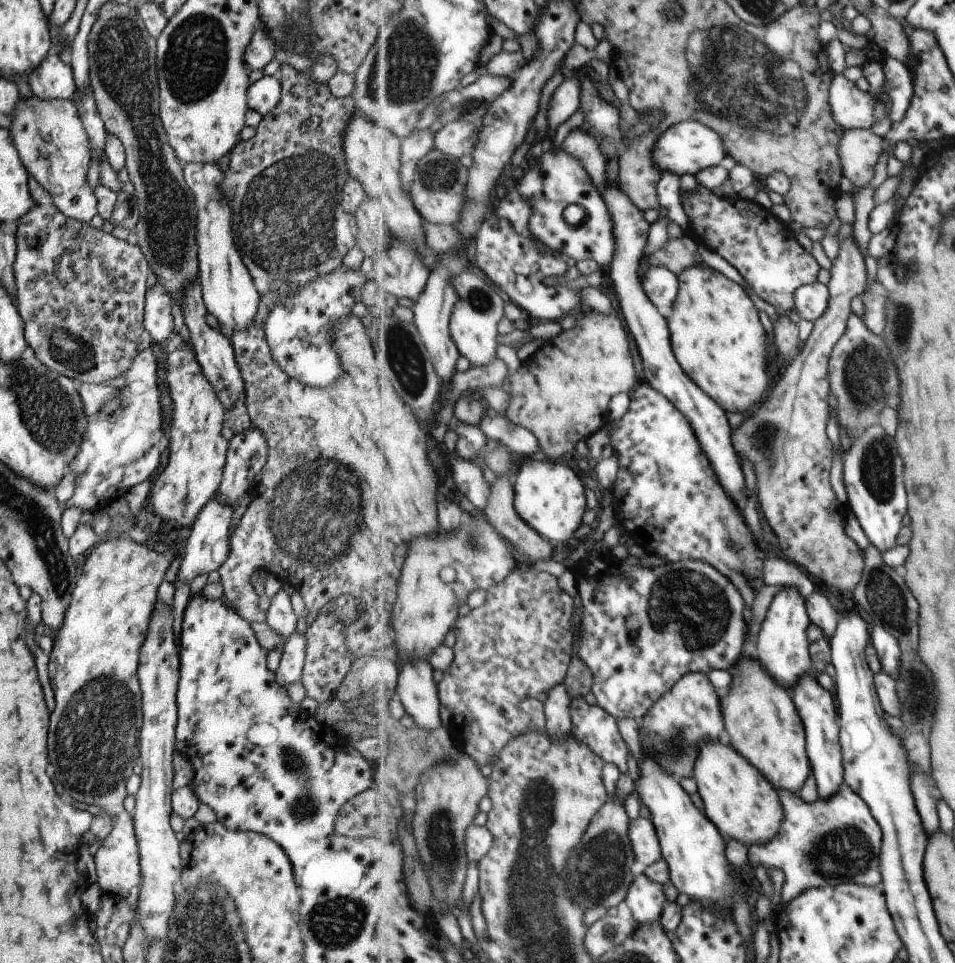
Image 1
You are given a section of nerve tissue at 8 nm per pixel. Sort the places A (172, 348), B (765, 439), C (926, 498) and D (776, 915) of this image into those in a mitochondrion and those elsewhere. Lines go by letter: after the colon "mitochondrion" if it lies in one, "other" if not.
A: other
B: mitochondrion
C: other
D: other

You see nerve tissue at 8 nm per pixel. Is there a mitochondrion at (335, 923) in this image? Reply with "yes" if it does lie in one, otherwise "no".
yes

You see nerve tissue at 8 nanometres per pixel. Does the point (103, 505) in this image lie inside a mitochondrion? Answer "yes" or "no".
no

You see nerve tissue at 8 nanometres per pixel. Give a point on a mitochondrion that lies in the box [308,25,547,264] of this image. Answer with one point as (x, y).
(437, 174)

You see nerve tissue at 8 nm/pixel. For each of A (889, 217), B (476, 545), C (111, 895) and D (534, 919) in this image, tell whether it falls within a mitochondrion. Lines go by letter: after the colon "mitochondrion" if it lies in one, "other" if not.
A: other
B: mitochondrion
C: other
D: mitochondrion

